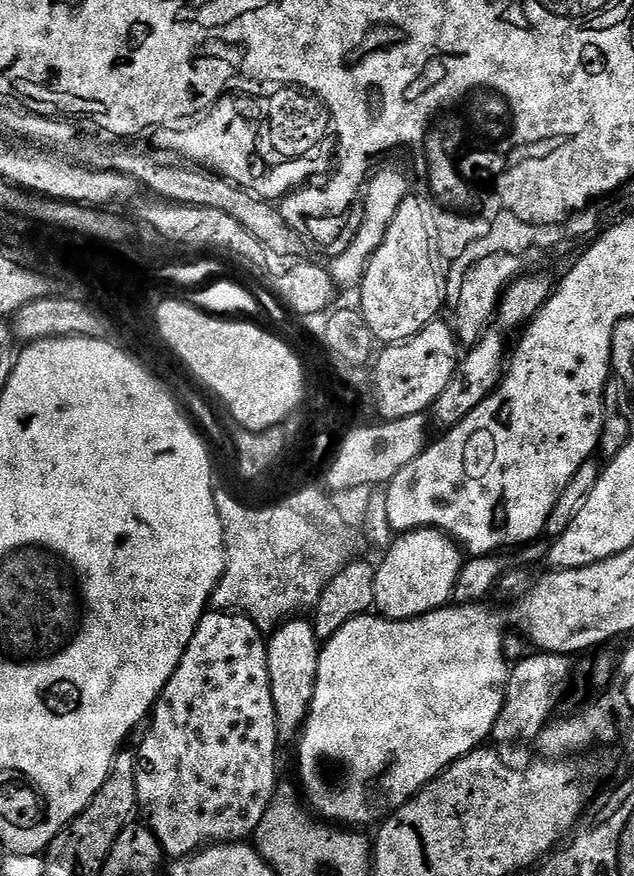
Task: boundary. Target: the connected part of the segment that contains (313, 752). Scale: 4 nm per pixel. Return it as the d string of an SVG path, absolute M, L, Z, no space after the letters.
M484 602L453 603L451 606L427 612L425 616L415 616L412 620L390 620L379 614L365 614L346 622L346 626L338 630L338 634L323 641L312 709L304 719L304 726L298 733L298 743L295 745L297 746L296 764L300 767L299 791L307 807L321 821L331 822L336 826L360 826L356 824L372 823L375 825L397 812L406 801L417 796L434 777L446 771L454 761L476 751L491 737L492 727L496 724L498 714L504 705L504 689L508 686L508 672L506 664L504 668L504 620L494 609L487 608L488 606Z

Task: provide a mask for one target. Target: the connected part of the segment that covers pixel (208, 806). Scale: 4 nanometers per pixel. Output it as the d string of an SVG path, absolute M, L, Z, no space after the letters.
M232 610L212 611L205 611L199 626L196 627L194 638L182 654L180 664L166 682L160 697L156 699L156 707L152 709L150 723L147 725L147 728L149 727L148 733L145 734L140 748L138 747L136 757L136 803L139 811L141 813L144 811L145 818L143 817L143 819L146 821L146 827L158 838L165 857L168 858L187 858L209 846L247 841L262 822L262 818L271 806L274 797L278 795L278 783L276 784L278 733L276 730L274 694L270 690L268 646L265 633L246 615L237 614Z

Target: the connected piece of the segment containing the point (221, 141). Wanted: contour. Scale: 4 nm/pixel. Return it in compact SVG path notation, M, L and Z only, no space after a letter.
M225 94L221 96L215 108L211 109L210 114L205 115L203 119L196 122L201 122L201 124L193 123L191 126L188 126L193 126L193 128L188 128L185 132L176 132L180 130L165 131L163 133L165 136L161 138L161 146L159 145L159 147L167 150L169 153L175 154L177 157L183 158L185 161L205 167L209 172L216 173L217 176L224 176L230 181L234 178L244 178L244 172L248 170L248 166L246 166L246 162L244 162L244 160L248 158L248 134L246 134L246 132L248 132L248 126L246 126L242 118L240 118L240 112L238 112L238 110L230 110L230 106L226 106L226 104L231 105L232 101L233 97Z

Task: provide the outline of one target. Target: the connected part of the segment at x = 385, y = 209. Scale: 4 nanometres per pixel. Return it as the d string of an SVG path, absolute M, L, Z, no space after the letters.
M394 168L375 171L366 188L365 212L356 236L345 252L333 257L328 264L330 275L339 289L352 288L354 290L363 284L370 258L382 244L382 240L390 228L390 223L393 222L394 215L398 212L398 207L409 194L410 188L408 188L408 182L402 173Z

